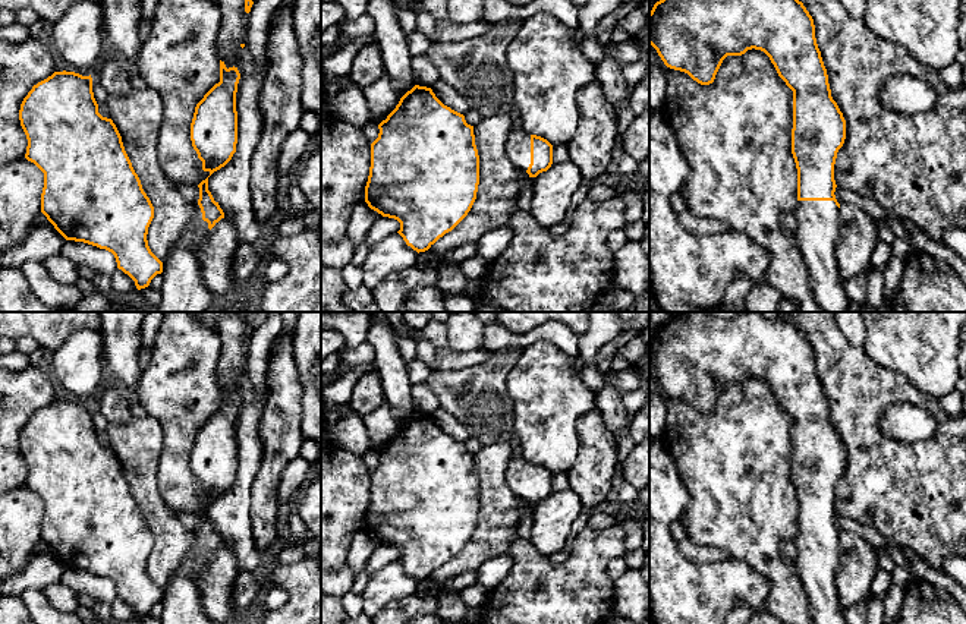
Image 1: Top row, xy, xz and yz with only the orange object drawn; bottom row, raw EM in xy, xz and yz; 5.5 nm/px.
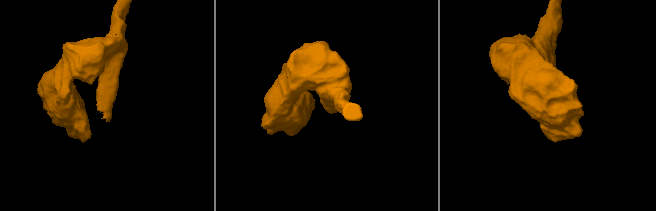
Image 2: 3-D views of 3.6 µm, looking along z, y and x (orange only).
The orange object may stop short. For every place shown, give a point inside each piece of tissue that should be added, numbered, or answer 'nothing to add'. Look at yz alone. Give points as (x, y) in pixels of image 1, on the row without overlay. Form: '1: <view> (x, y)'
1: yz (818, 550)

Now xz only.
1: xz (519, 469)

